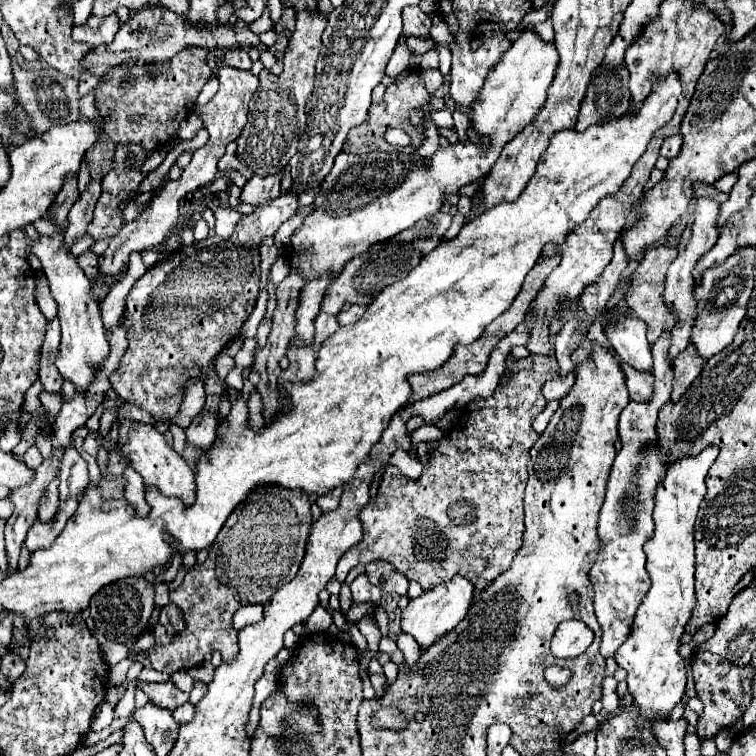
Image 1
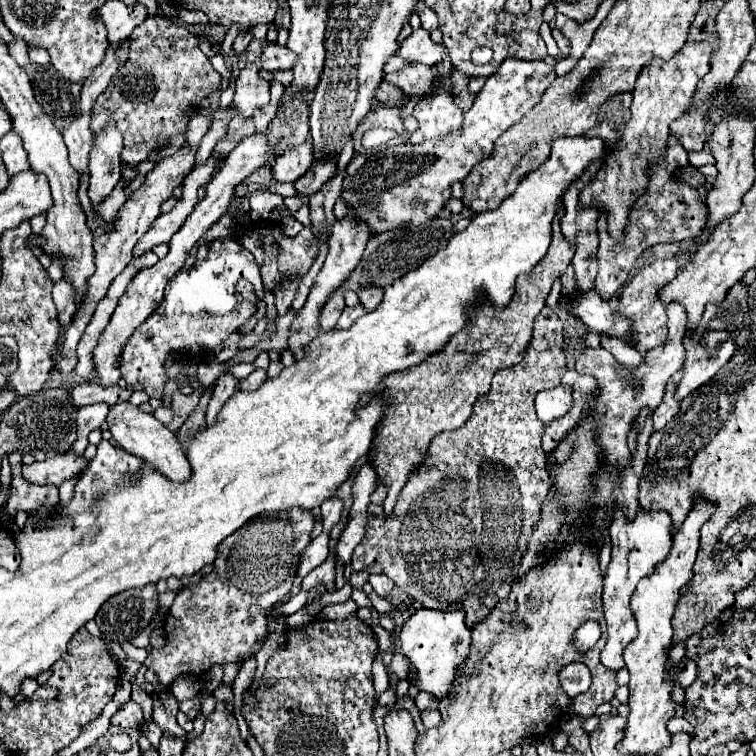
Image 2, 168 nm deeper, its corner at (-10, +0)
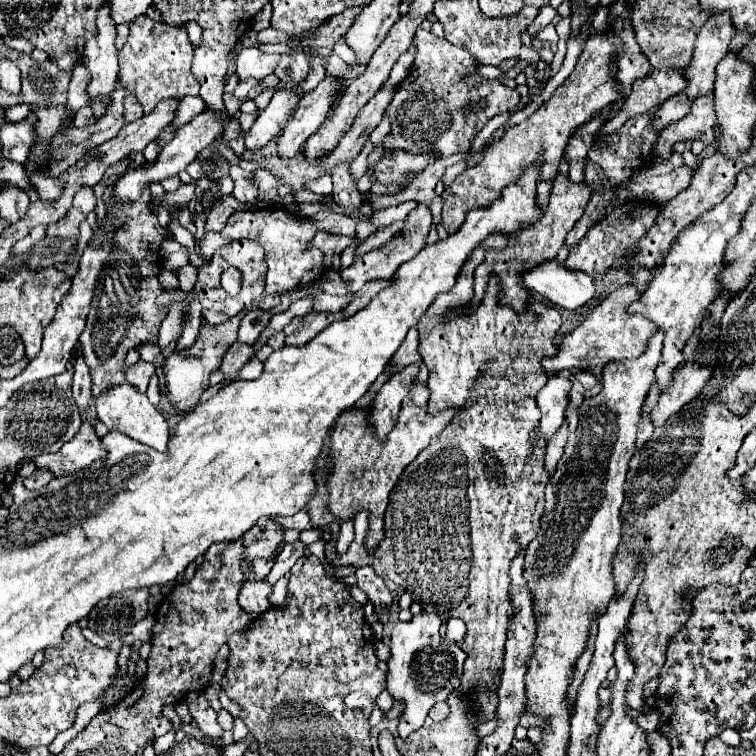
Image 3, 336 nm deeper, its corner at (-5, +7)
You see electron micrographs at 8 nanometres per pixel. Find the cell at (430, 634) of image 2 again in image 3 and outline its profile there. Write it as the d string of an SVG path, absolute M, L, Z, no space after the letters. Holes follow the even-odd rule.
M419 613L409 623L397 621L391 633L391 657L387 659L387 691L395 701L403 703L399 715L399 737L405 739L423 727L429 709L437 701L445 701L451 693L459 691L459 677L463 675L465 653L461 647L445 645L441 635L441 617L435 613Z

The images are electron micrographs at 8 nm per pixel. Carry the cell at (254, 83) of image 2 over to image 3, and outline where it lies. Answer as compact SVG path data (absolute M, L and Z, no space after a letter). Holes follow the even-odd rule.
M243 47L237 55L237 75L239 79L263 79L275 71L279 55L263 53L257 47Z

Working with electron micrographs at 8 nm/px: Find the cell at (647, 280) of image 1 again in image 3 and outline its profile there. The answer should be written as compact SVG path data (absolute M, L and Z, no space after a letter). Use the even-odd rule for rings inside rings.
M623 285L621 289L609 293L587 315L587 319L569 333L569 337L567 335L563 337L559 351L541 363L545 373L549 373L549 377L551 377L563 369L589 369L601 381L601 373L609 361L635 359L641 353L645 353L645 345L647 345L649 337L657 333L657 327L653 323L649 323L645 317L627 313L627 307L633 301L637 301L639 297L641 297L641 293L633 285Z

